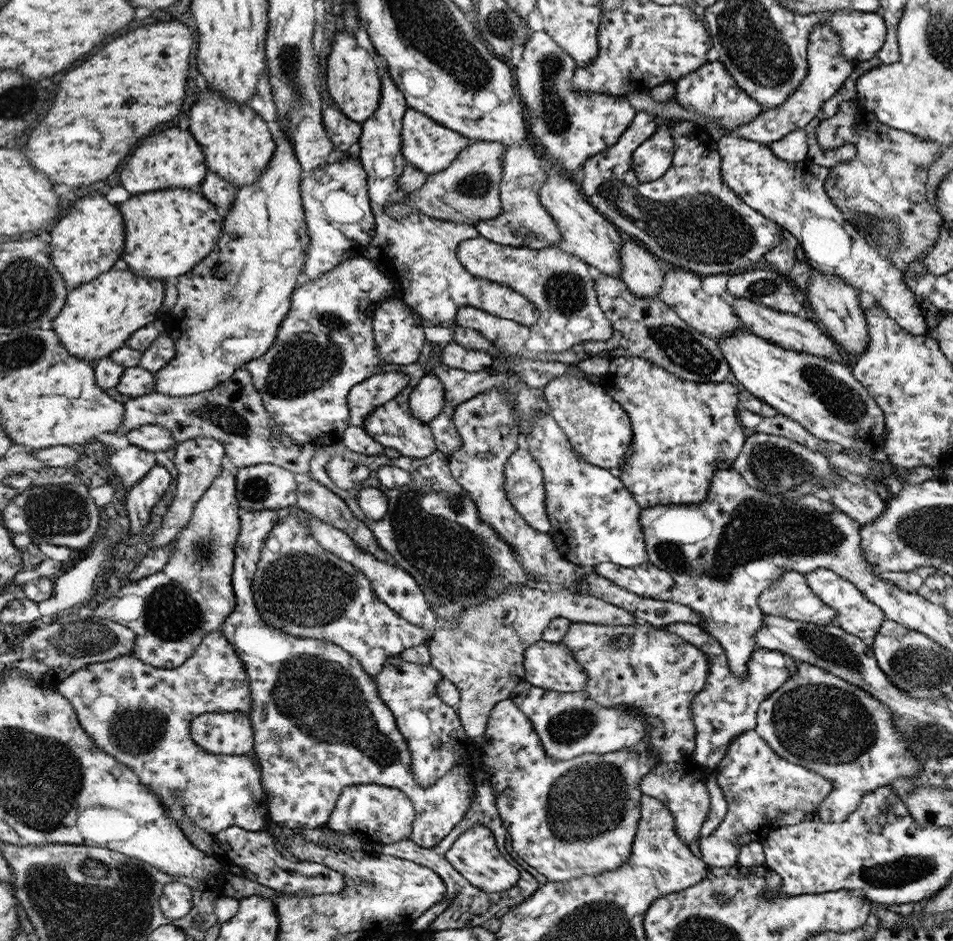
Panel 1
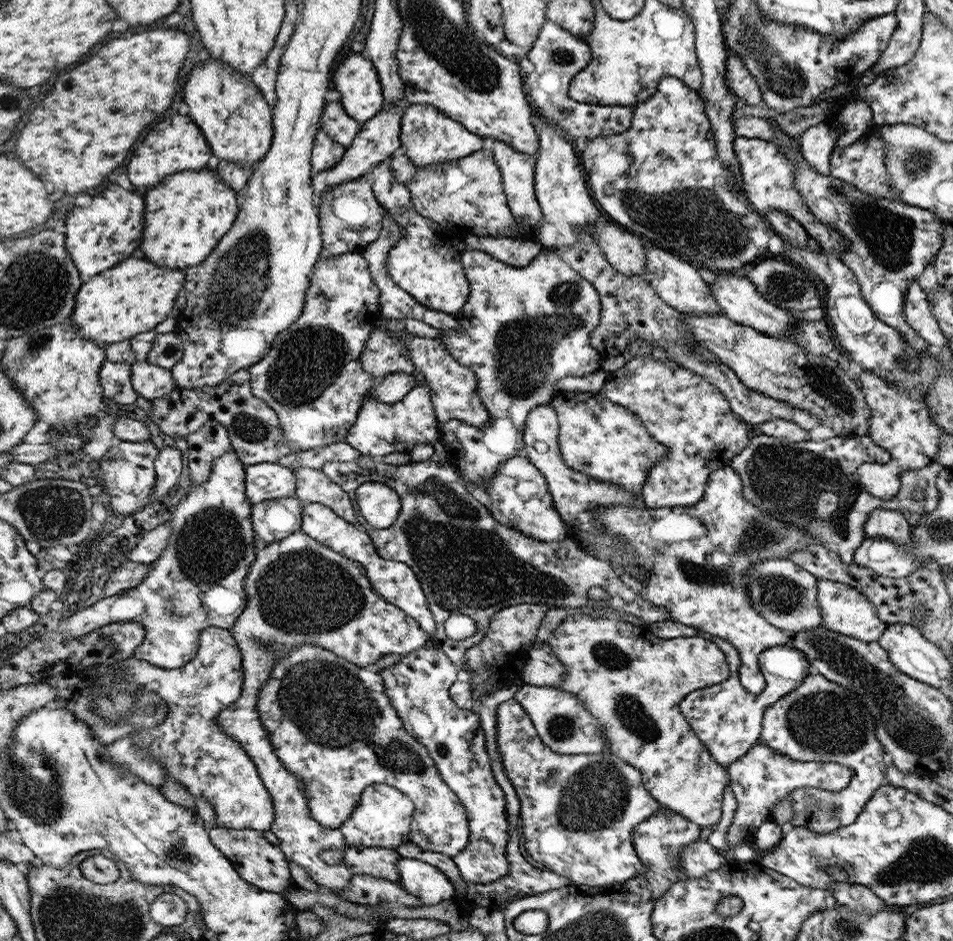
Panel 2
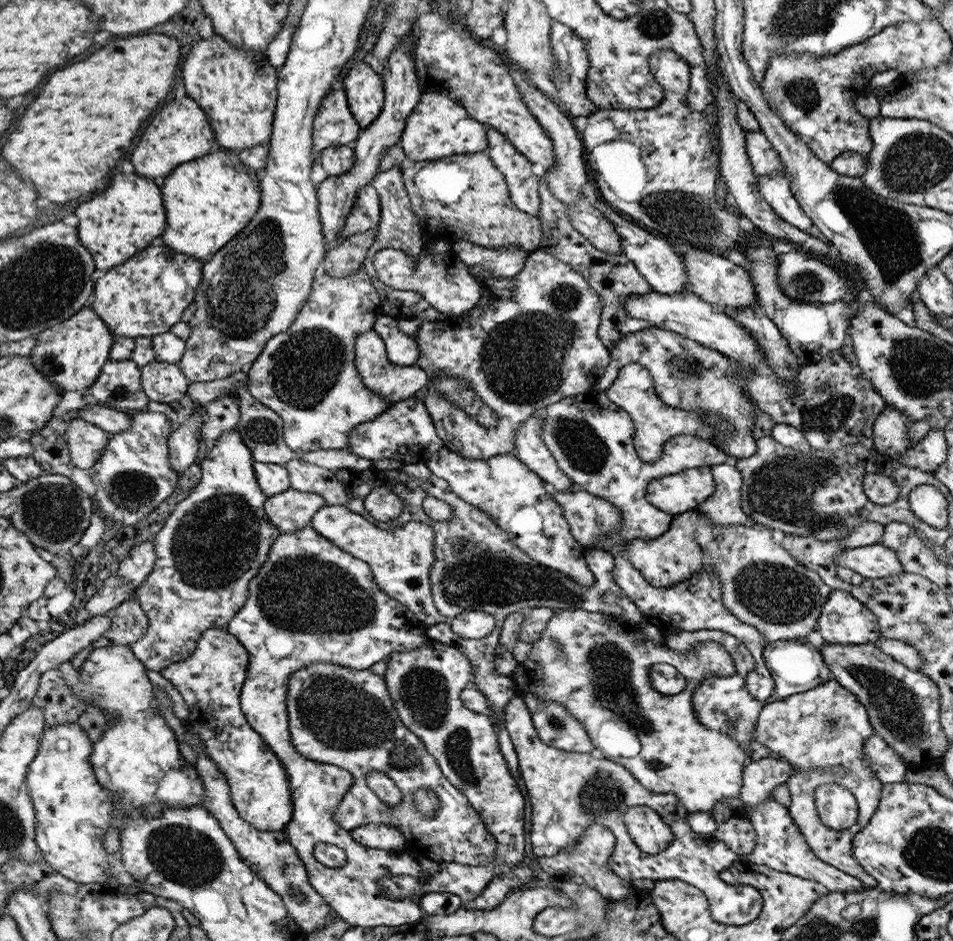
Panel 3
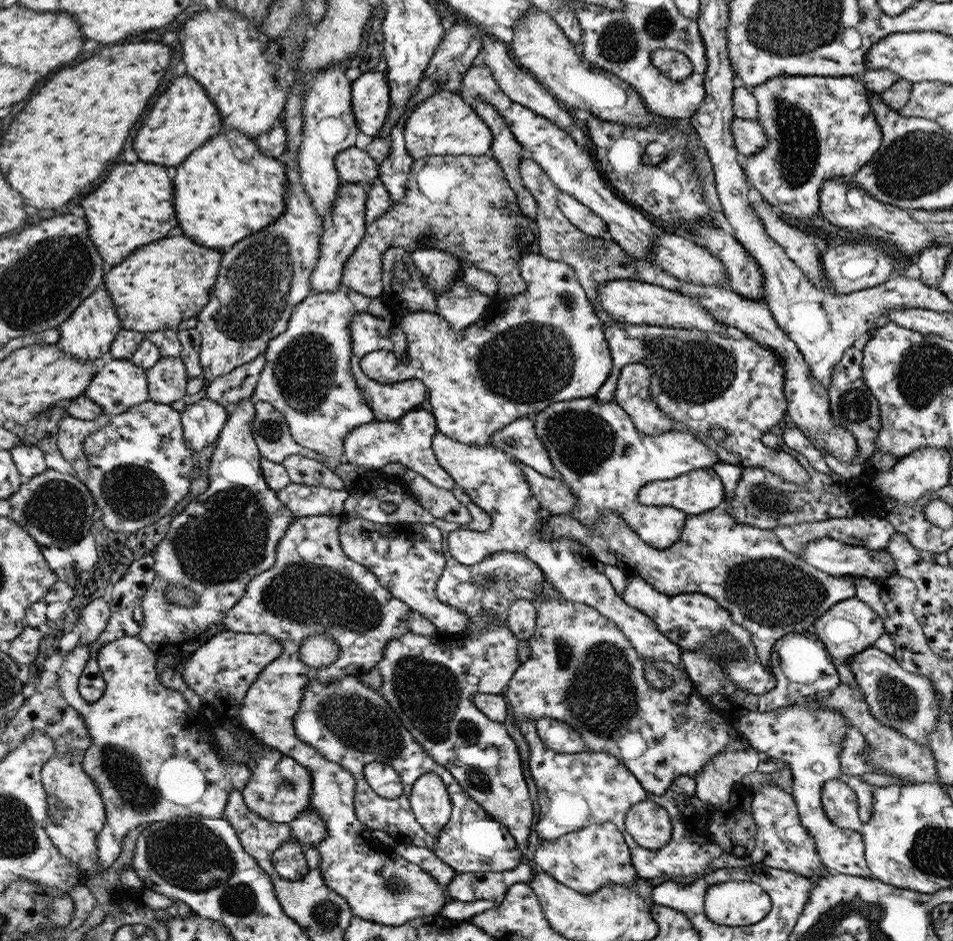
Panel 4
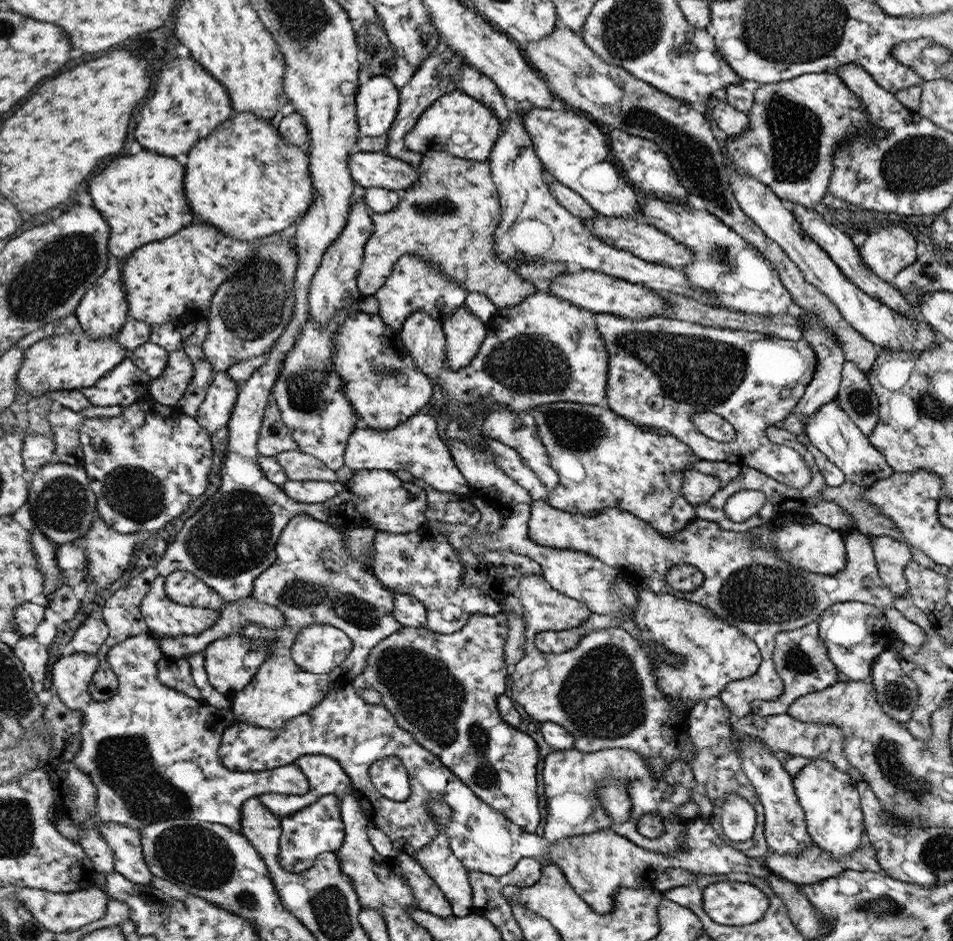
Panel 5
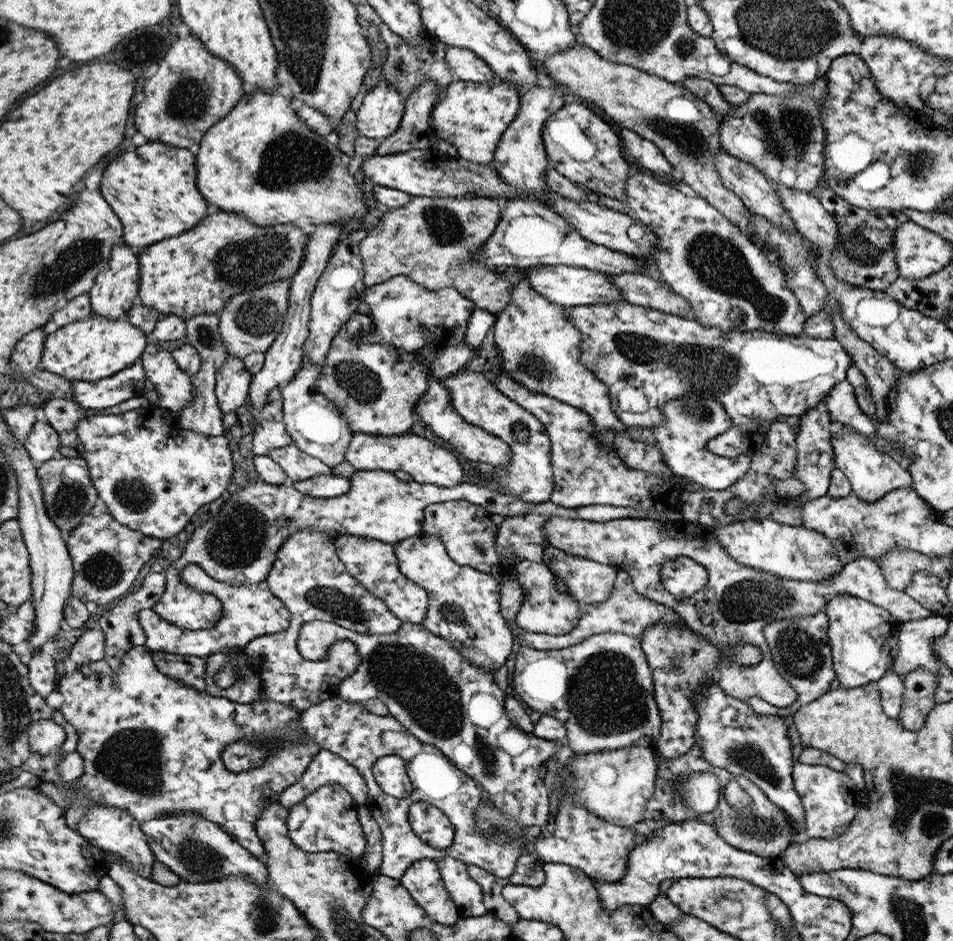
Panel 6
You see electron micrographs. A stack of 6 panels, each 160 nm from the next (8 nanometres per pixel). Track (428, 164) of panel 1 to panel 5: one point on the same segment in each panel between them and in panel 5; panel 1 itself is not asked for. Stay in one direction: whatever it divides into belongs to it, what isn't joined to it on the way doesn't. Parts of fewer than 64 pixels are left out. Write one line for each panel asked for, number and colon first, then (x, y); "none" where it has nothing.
2: (428, 136)
3: (439, 127)
4: (445, 124)
5: (457, 124)

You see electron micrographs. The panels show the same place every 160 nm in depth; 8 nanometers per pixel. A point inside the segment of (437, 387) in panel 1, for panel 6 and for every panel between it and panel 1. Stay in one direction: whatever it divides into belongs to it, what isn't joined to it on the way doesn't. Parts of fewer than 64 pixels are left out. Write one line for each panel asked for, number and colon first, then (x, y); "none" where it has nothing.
2: (383, 428)
3: (405, 431)
4: (409, 440)
5: (414, 445)
6: (427, 462)

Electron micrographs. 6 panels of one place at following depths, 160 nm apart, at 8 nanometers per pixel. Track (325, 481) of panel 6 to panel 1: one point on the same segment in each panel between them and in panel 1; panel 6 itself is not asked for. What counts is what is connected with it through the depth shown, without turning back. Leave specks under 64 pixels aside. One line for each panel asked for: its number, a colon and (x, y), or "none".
1: (319, 723)
2: (273, 520)
3: (291, 510)
4: (302, 500)
5: (308, 491)

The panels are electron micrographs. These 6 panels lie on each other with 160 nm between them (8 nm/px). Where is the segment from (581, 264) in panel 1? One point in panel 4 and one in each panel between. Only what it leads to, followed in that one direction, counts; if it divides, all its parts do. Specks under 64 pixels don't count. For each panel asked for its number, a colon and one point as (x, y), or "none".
2: (522, 329)
3: (533, 339)
4: (547, 345)

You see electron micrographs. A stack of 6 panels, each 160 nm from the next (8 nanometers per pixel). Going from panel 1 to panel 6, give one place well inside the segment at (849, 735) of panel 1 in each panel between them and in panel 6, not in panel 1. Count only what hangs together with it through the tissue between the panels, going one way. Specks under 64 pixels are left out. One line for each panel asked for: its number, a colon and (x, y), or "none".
2: (821, 721)
3: (814, 730)
4: (809, 740)
5: (829, 797)
6: (831, 801)

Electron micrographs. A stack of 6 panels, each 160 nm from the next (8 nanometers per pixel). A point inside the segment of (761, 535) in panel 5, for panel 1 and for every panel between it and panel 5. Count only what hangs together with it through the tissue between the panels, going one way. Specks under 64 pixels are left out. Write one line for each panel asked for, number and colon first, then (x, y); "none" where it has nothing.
1: (791, 597)
2: (787, 595)
3: (764, 586)
4: (776, 593)

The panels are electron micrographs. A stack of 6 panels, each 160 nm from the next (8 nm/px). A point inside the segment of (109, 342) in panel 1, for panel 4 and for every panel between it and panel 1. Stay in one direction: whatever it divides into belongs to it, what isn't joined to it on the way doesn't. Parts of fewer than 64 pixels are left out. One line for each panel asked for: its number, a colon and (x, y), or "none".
2: (135, 297)
3: (144, 297)
4: (168, 281)

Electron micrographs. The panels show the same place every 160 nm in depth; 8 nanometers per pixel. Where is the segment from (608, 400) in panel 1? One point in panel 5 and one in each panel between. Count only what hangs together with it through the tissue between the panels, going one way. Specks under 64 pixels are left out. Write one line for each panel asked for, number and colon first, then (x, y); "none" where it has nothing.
2: (600, 438)
3: (595, 447)
4: (593, 444)
5: (603, 460)

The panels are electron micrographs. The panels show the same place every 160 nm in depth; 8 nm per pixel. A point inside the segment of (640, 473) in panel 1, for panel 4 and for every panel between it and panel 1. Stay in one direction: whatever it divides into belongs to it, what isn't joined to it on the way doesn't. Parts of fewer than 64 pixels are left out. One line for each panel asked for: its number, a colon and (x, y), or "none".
2: (682, 411)
3: (634, 389)
4: (696, 492)

